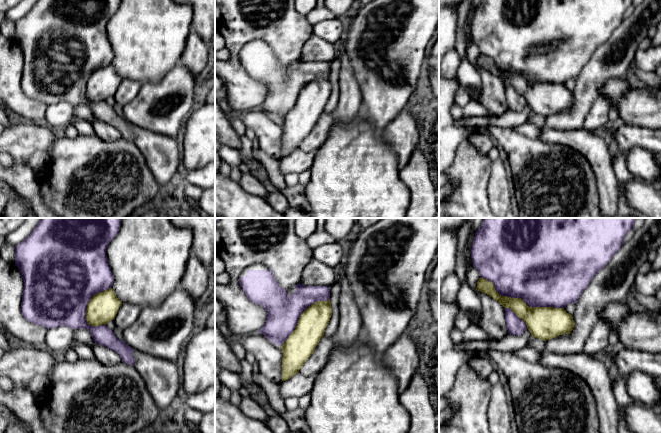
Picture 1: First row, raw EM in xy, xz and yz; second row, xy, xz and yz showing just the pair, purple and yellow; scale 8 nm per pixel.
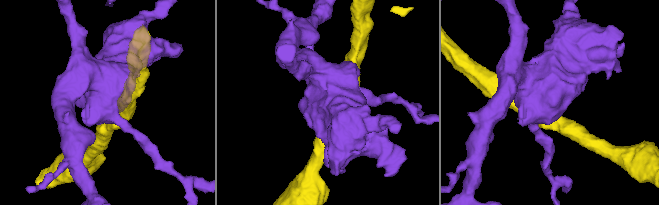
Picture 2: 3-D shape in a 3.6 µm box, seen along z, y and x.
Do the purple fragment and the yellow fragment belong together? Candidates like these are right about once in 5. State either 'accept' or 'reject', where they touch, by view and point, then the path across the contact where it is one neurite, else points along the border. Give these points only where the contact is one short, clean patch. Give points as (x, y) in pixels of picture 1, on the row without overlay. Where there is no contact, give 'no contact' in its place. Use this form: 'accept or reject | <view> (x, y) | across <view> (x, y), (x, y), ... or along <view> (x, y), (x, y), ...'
reject | yz (520, 73)

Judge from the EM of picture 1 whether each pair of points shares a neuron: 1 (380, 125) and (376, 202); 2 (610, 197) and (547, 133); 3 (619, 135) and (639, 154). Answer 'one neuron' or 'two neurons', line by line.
1: two neurons
2: one neuron
3: two neurons

